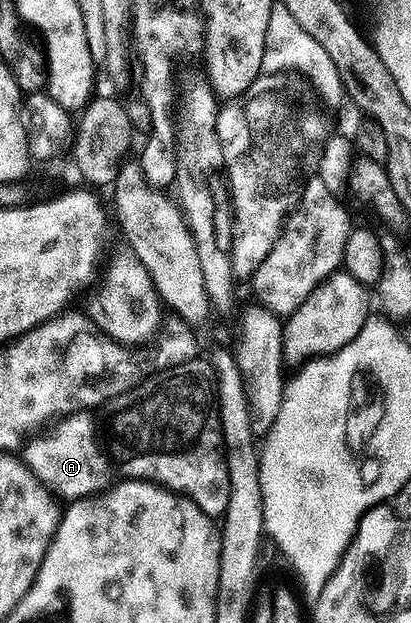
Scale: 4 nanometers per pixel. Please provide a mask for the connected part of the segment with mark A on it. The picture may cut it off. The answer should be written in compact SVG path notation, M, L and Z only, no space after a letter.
M85 408L65 414L50 434L35 439L23 453L25 464L63 500L88 498L104 491L111 482L111 462L102 443L97 443L97 426L89 414L92 413Z

